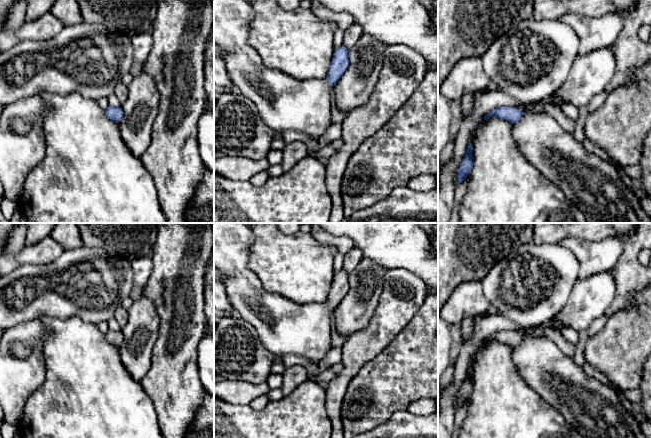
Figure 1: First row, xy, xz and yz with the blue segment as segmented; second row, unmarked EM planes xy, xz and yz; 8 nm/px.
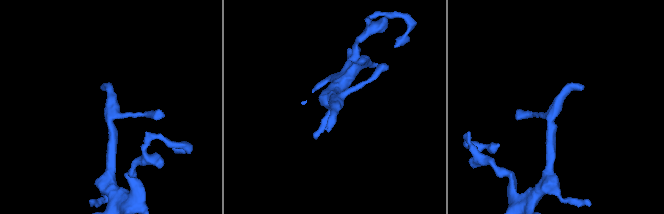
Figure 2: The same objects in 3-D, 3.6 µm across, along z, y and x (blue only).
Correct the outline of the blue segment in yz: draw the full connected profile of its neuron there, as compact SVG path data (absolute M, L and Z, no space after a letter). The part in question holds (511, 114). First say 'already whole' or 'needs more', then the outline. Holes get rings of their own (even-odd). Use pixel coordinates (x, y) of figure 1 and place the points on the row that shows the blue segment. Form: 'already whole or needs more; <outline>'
already whole; M497 107L485 115L484 120L488 120L490 117L498 117L515 124L522 118L523 112L524 111L514 107Z

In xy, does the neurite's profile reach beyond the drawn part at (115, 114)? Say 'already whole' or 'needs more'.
already whole

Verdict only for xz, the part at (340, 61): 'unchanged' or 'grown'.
grown

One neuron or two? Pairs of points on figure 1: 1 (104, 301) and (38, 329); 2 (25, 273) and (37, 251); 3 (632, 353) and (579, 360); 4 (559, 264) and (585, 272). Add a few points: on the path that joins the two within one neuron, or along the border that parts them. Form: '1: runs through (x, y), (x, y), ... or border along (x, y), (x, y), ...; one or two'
1: border along (37, 319), (24, 321), (14, 326); two
2: border along (53, 260), (47, 263), (24, 263), (10, 272); two
3: border along (588, 337), (584, 346), (585, 361); two
4: border along (569, 248), (579, 264), (579, 277); two

